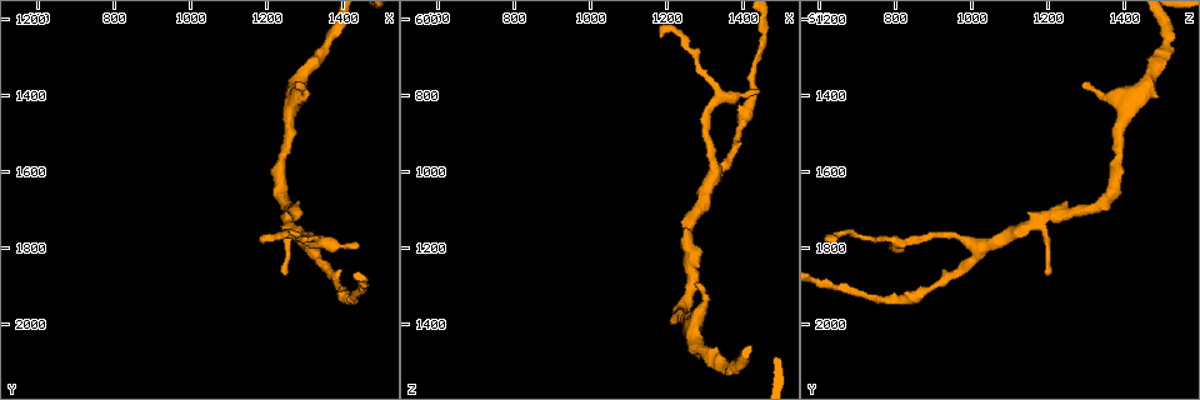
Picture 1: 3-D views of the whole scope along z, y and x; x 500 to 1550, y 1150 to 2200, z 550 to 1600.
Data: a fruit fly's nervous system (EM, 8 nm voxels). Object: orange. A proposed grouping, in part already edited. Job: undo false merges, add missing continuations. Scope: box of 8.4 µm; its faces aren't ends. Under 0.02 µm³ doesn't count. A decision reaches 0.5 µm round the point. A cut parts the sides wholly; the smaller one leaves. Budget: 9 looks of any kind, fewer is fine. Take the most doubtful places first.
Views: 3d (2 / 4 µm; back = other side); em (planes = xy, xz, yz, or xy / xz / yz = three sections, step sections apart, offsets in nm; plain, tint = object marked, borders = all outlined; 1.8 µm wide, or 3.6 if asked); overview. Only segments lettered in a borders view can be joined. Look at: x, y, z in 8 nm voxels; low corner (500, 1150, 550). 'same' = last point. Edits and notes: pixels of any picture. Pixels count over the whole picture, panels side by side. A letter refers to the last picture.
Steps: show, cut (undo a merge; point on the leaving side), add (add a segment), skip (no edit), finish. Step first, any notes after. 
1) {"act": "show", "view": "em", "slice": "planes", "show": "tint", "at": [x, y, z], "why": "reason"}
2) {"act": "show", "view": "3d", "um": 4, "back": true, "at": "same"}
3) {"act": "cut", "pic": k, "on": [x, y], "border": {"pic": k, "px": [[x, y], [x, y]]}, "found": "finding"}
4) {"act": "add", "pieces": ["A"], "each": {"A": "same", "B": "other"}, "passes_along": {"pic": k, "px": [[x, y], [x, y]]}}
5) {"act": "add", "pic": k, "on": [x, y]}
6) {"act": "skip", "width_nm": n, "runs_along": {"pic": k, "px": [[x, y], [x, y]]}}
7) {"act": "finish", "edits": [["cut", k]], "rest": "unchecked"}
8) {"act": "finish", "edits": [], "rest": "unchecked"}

{"act": "show", "view": "em", "slice": "xz", "step": 8, "show": "tint", "at": [1435, 1795, 780], "why": "free end"}

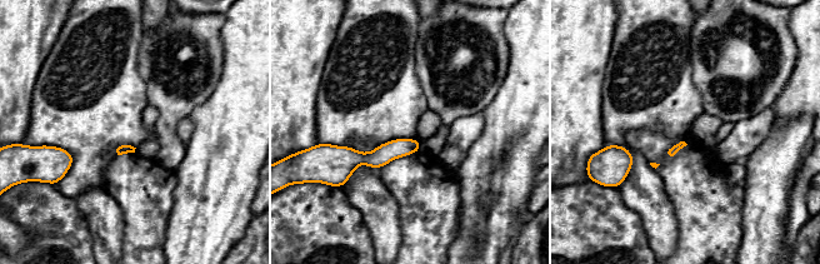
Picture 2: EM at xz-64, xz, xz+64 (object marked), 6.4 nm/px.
{"act": "show", "view": "em", "slice": "planes", "show": "borders", "at": "same"}

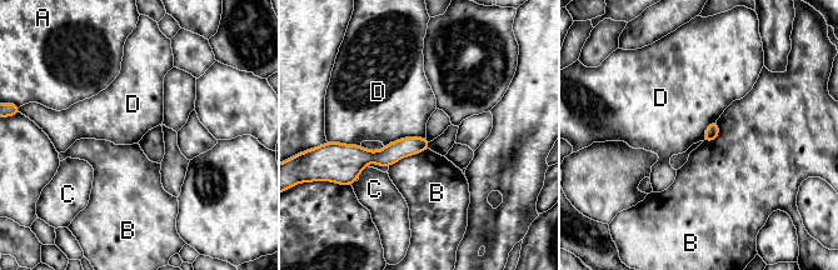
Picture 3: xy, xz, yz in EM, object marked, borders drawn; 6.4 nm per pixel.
{"act": "skip", "each": {"A": "other", "B": "other", "C": "other", "D": "other"}, "border": {"pic": 3, "px": [[425, 136], [403, 136], [384, 146]]}, "found": "no lettered segment goes on from it"}

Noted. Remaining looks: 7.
{"act": "show", "view": "em", "slice": "planes", "show": "borders", "at": [1285, 1370, 1290], "why": "thin end"}

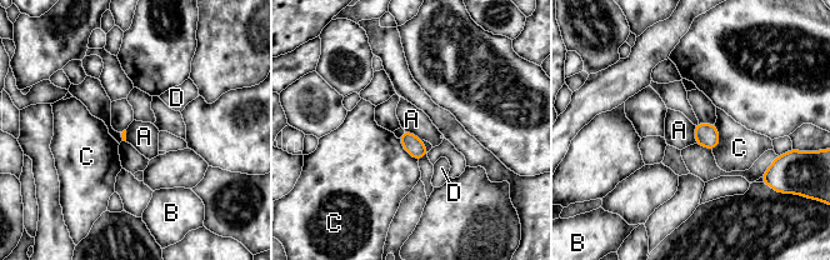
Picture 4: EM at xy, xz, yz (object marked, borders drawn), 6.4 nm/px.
{"act": "skip", "longest_contact_nm": ["C", 180], "each": {"A": "other", "B": "other", "C": "other", "D": "other"}, "border": {"pic": 4, "px": [[404, 129], [415, 134], [421, 140]]}, "found": "none of them fits"}

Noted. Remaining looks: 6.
{"act": "show", "view": "em", "slice": "yz", "step": 8, "show": "borders", "at": [1180, 1785, 650], "why": "thin end"}

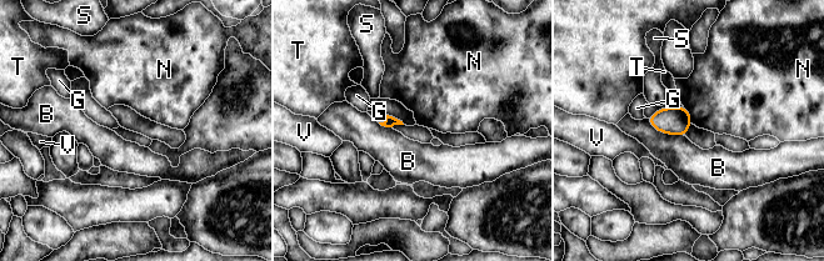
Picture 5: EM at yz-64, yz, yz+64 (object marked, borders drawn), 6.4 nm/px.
{"act": "skip", "width_nm": 70, "each": {"B": "other", "G": "other", "N": "other", "S": "other", "T": "other", "V": "other"}, "border": {"pic": 5, "px": [[684, 106], [689, 113], [692, 123]]}, "found": "none of them fits"}

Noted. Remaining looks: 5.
{"act": "show", "view": "3d", "um": 4, "at": [1250, 1870, 1205], "why": "an open end"}

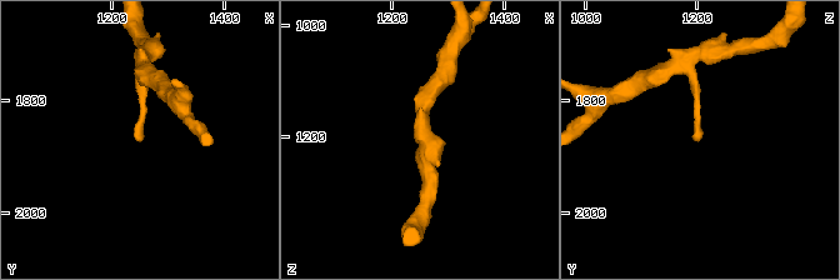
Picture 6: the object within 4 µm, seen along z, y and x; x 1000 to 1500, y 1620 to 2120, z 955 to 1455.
{"act": "show", "view": "em", "slice": "yz", "step": 4, "show": "plain", "at": [1255, 1870, 1205], "why": "need the tissue"}

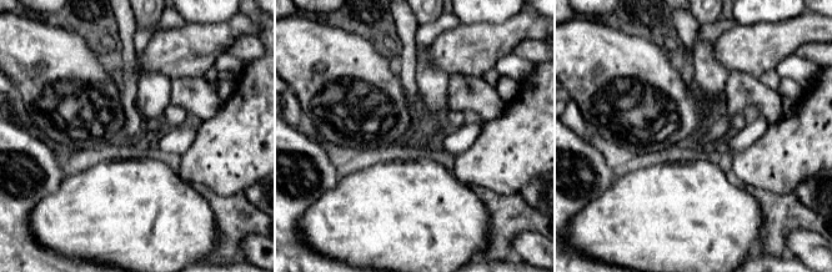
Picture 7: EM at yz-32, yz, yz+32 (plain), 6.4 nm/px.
{"act": "show", "view": "em", "slice": "yz", "step": 4, "show": "borders", "at": "same", "why": "what lies round it"}

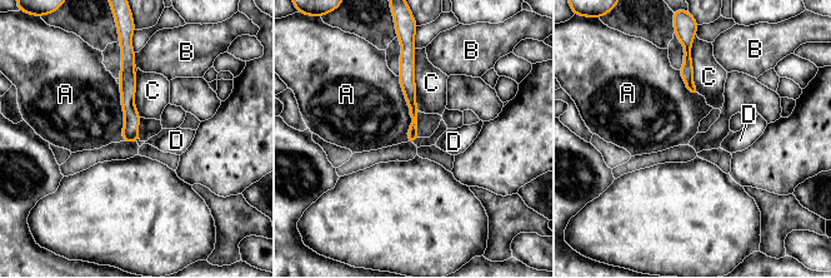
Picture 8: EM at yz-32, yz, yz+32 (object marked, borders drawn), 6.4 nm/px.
{"act": "skip", "each": {"A": "other", "B": "other", "C": "other", "D": "other"}, "border": {"pic": 8, "px": [[398, 77], [411, 118], [410, 140]]}, "found": "no lettered segment goes on from it"}

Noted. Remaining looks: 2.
{"act": "finish", "edits": [], "rest": "unchecked"}

